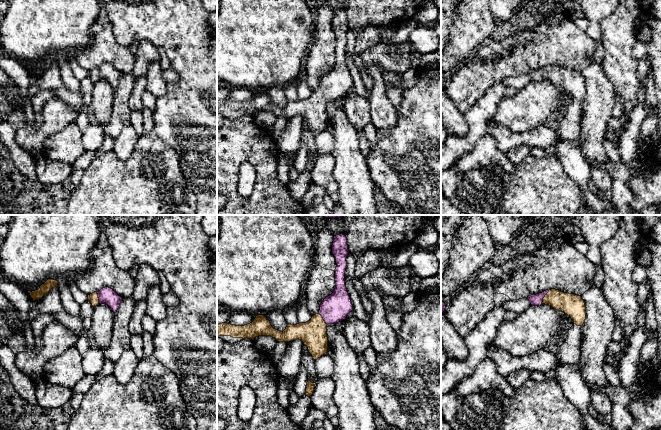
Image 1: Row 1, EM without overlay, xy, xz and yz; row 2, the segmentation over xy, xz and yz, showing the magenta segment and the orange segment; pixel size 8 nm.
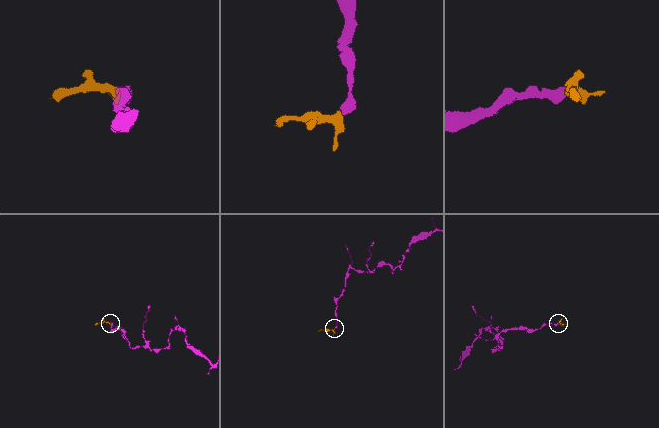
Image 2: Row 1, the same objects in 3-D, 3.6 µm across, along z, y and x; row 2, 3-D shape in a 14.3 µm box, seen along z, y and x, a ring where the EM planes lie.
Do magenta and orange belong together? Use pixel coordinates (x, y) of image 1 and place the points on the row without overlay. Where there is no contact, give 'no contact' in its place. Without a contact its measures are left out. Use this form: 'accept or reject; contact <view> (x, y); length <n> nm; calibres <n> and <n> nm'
accept; contact yz (544, 72); length 130 nm; calibres 100 and 180 nm

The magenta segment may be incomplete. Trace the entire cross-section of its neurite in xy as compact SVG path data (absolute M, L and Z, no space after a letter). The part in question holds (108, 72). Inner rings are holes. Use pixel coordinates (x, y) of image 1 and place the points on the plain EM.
M105 63L99 68L94 68L88 71L88 76L93 83L96 83L99 79L108 81L114 89L117 88L122 73L119 72L113 65Z

